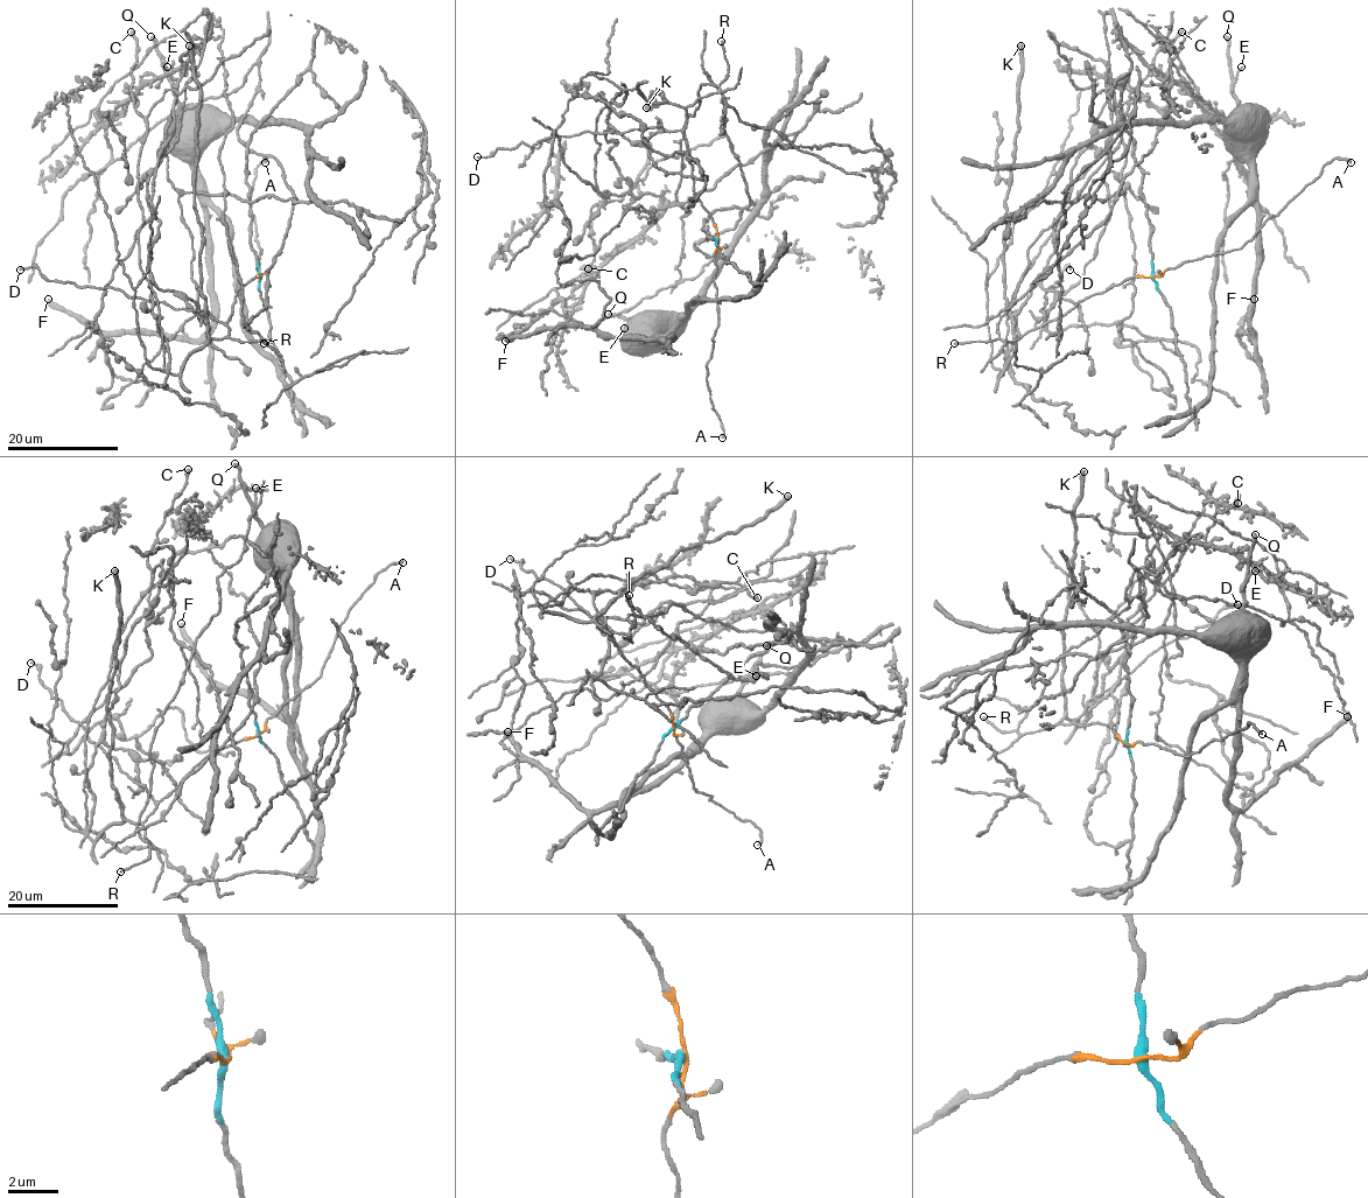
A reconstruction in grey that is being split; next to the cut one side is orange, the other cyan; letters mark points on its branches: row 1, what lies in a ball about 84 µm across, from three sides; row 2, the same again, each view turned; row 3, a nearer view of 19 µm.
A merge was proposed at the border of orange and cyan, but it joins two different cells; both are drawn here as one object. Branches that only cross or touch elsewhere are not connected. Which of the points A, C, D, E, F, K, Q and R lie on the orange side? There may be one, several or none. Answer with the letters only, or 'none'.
A, C, D, K, R

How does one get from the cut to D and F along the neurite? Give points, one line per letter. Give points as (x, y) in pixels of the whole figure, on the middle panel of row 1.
D: (718, 239), (711, 215), (693, 190), (680, 131), (581, 132), (477, 158)
F: (718, 239), (753, 288), (697, 300), (665, 344), (670, 336), (616, 338), (584, 328), (505, 340)

